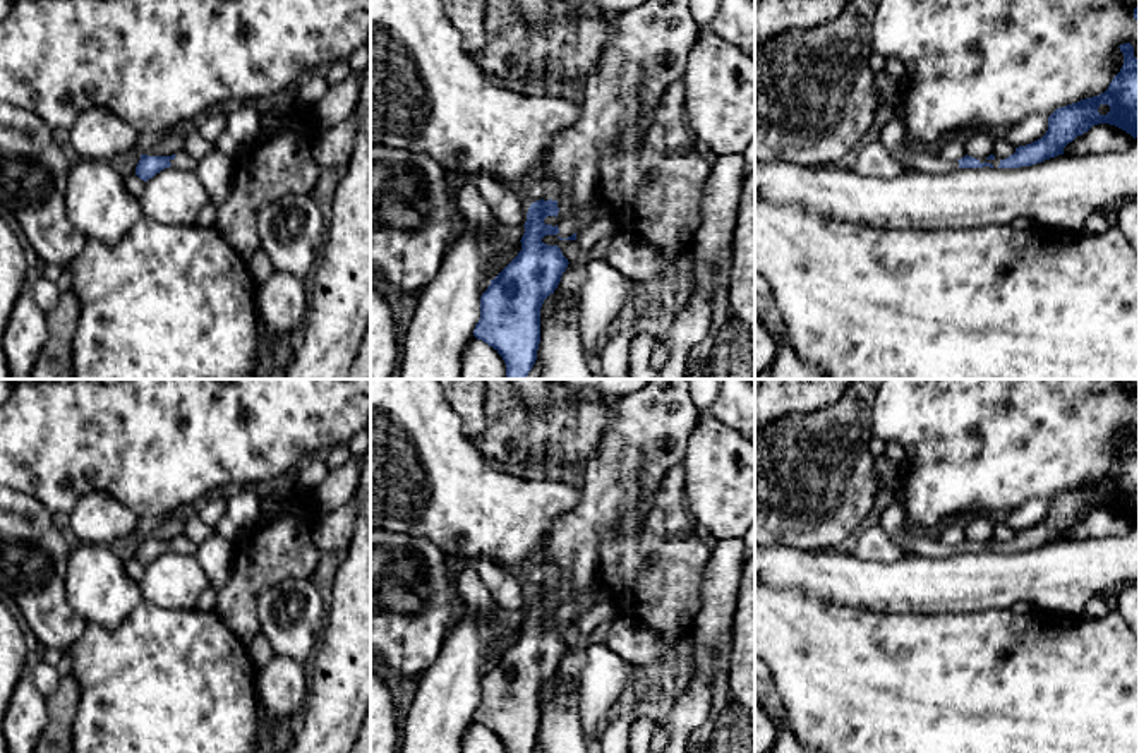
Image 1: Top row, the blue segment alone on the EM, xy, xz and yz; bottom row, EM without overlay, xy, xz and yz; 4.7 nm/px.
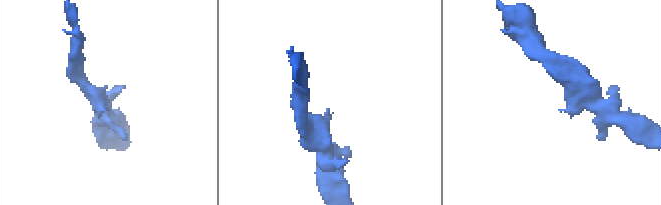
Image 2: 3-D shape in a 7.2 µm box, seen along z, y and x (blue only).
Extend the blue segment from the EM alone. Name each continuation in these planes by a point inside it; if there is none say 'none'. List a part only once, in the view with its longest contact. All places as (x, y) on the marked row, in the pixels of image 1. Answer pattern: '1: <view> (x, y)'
1: xz (647, 52)

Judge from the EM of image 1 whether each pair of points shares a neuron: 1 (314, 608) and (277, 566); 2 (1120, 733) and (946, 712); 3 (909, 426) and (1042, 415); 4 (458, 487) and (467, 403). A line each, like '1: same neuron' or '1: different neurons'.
1: different neurons
2: same neuron
3: same neuron
4: different neurons

